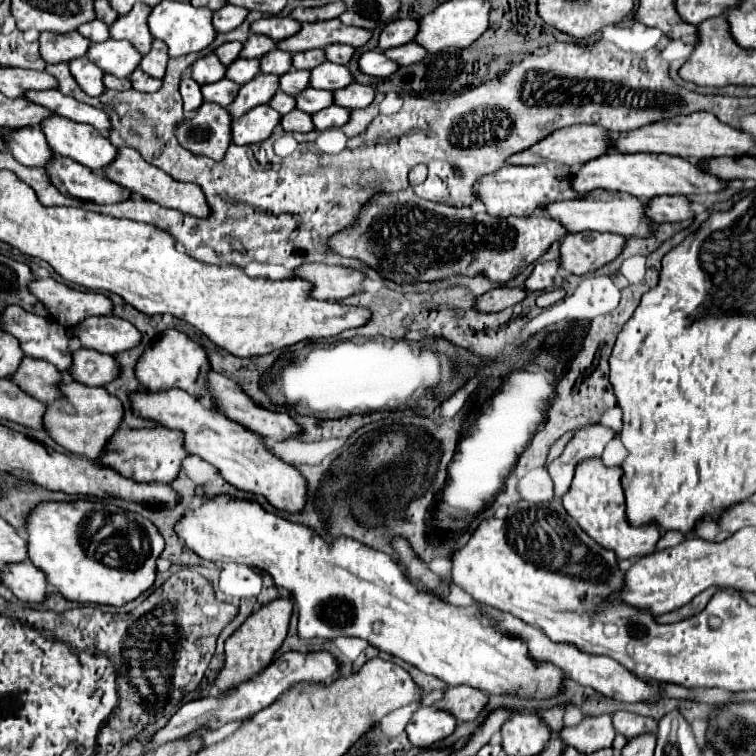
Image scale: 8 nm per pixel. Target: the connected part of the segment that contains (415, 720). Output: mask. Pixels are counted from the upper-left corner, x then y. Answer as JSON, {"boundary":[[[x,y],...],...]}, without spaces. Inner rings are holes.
{"boundary":[[[420,707],[406,725],[406,735],[414,747],[430,747],[446,739],[456,727],[456,719],[434,707]]]}

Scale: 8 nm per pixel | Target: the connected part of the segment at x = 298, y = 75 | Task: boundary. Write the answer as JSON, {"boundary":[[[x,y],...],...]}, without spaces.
{"boundary":[[[290,69],[286,75],[280,77],[280,91],[288,93],[288,95],[298,95],[300,89],[308,87],[308,77],[310,77],[308,71]]]}

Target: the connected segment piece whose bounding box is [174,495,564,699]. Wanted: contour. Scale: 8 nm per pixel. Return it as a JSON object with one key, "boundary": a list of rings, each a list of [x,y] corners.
{"boundary":[[[232,495],[202,499],[200,507],[184,511],[182,519],[176,521],[174,531],[184,545],[202,559],[216,565],[244,563],[248,567],[256,567],[266,571],[278,587],[290,591],[298,603],[298,635],[302,639],[336,639],[342,635],[360,637],[428,675],[440,677],[450,687],[470,685],[484,693],[520,693],[532,699],[554,697],[560,689],[564,673],[550,663],[534,661],[520,637],[494,629],[494,623],[482,617],[474,607],[454,607],[426,591],[420,591],[406,579],[400,565],[388,553],[376,551],[356,539],[340,535],[340,539],[326,541],[314,529],[266,511],[258,501],[236,499]]]}

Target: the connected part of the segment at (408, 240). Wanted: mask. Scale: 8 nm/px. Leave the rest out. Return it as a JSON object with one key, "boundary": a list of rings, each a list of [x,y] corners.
{"boundary":[[[412,189],[402,191],[378,191],[368,197],[360,209],[360,217],[346,229],[336,231],[328,237],[328,249],[340,257],[352,257],[364,261],[370,269],[378,271],[384,279],[390,279],[398,285],[404,283],[434,283],[446,281],[456,275],[476,277],[484,275],[494,283],[506,283],[514,275],[522,273],[532,261],[548,251],[554,241],[560,241],[566,235],[566,229],[558,221],[544,215],[530,217],[492,217],[484,211],[474,211],[472,207],[450,207],[446,203],[432,203],[418,197]]]}

